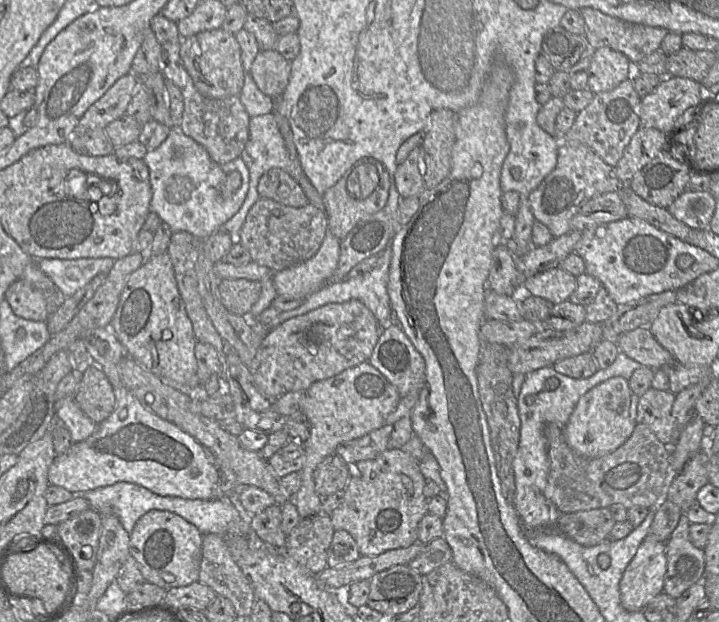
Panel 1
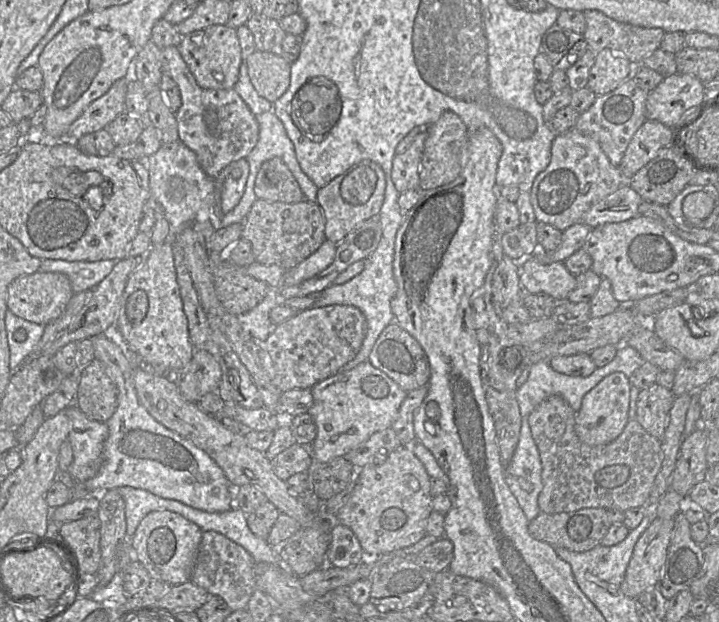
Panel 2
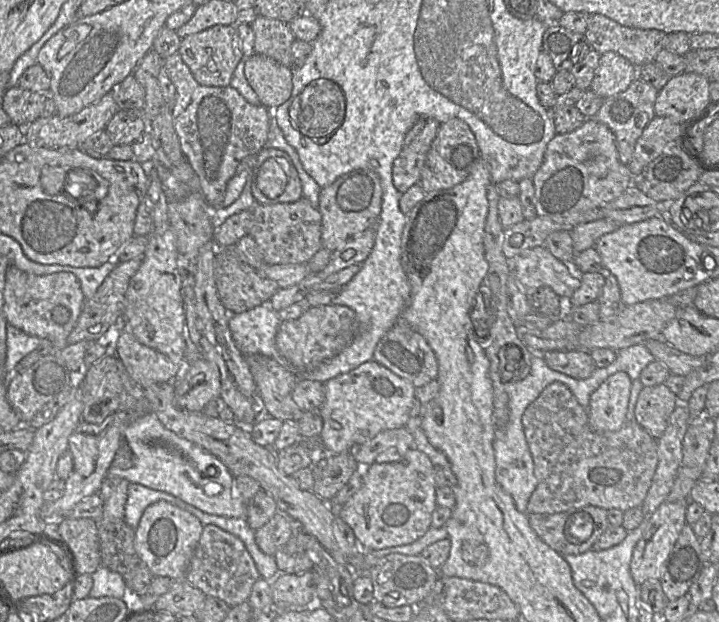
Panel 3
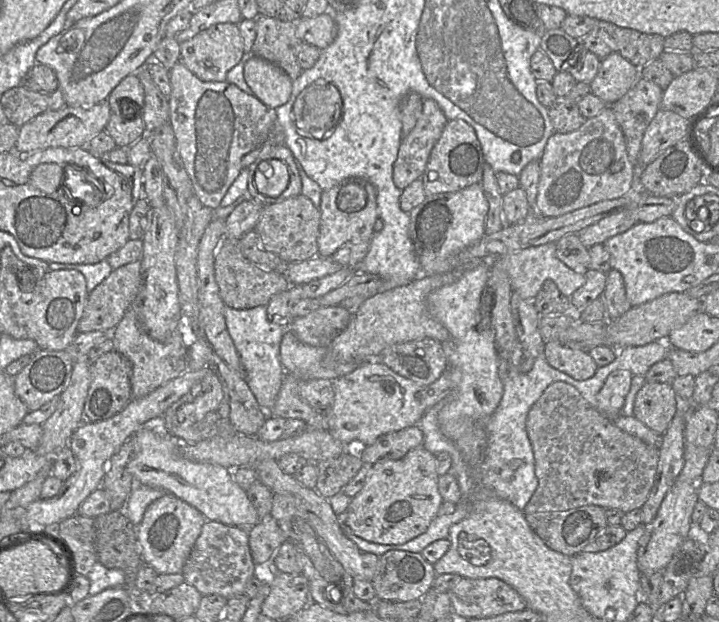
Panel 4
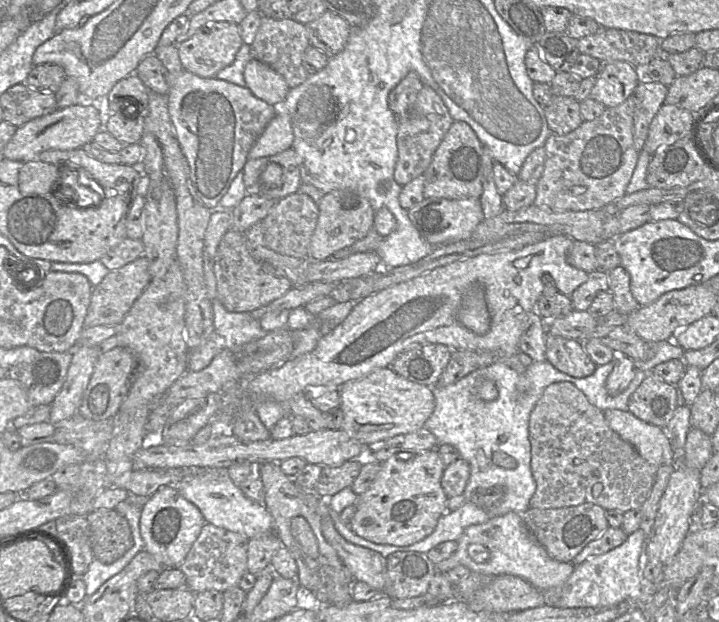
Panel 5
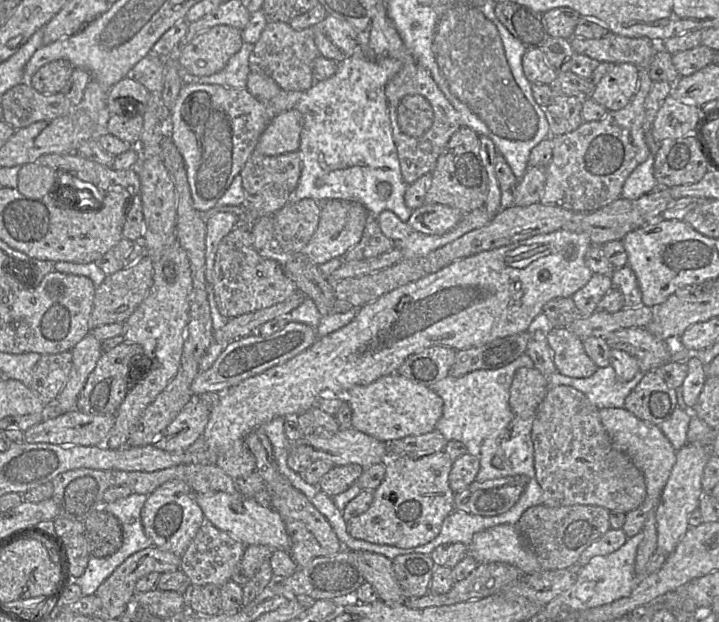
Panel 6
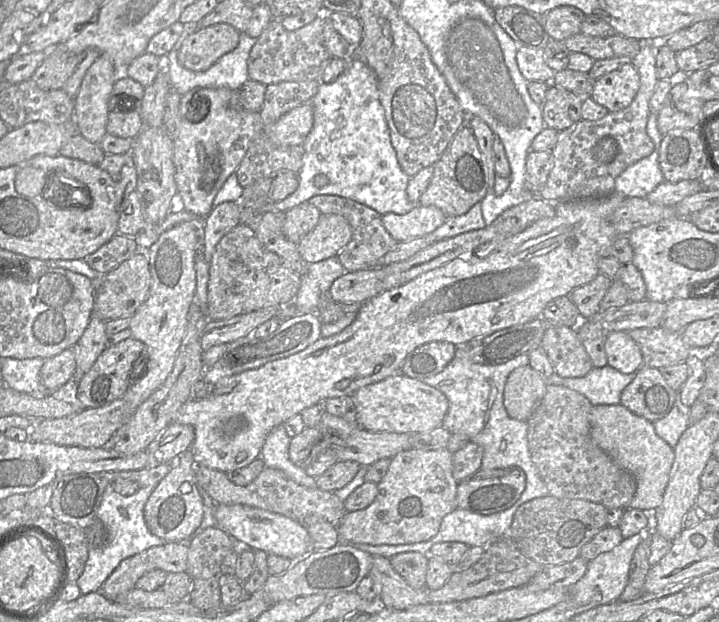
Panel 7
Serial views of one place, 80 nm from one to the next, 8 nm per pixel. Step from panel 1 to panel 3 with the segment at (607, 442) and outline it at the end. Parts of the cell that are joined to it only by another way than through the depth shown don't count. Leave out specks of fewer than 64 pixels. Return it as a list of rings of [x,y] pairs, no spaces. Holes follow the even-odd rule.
[[[616,372],[592,393],[587,413],[594,429],[617,431],[625,424],[632,381],[627,373]]]

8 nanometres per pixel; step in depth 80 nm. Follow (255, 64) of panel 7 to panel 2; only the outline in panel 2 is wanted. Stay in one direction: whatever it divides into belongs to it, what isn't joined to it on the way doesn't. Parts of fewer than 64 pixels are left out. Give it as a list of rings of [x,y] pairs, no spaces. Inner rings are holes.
[[[253,13],[246,26],[254,35],[256,50],[282,55],[282,41],[287,33],[277,20]]]

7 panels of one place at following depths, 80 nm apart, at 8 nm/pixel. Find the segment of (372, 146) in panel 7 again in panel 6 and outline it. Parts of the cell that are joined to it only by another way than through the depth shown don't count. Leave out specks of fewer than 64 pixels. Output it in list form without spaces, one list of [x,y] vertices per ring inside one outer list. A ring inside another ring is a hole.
[[[359,46],[352,56],[339,63],[332,77],[314,81],[312,87],[304,91],[295,105],[303,118],[298,150],[301,175],[287,203],[304,198],[318,202],[352,200],[361,203],[374,215],[390,210],[401,221],[408,221],[413,209],[404,202],[408,184],[401,175],[385,94],[387,83],[400,68],[401,63],[393,58],[367,59]],[[317,179],[323,179],[321,187],[316,186]],[[383,181],[391,185],[388,198],[381,198],[377,193],[377,184]]]

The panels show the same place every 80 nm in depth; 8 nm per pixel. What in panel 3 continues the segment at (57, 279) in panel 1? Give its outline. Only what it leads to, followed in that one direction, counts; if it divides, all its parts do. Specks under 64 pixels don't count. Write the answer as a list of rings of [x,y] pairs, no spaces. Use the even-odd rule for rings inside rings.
[[[113,260],[99,267],[72,267],[70,265],[48,264],[45,265],[45,274],[55,272],[71,272],[79,280],[85,299],[91,298],[105,278],[116,267]]]

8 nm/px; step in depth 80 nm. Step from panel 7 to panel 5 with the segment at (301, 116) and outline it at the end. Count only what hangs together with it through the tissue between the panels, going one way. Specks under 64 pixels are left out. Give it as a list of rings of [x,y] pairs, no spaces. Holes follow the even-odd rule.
[[[278,113],[267,125],[248,153],[248,159],[258,159],[279,154],[292,149],[294,132],[290,117],[286,113]]]

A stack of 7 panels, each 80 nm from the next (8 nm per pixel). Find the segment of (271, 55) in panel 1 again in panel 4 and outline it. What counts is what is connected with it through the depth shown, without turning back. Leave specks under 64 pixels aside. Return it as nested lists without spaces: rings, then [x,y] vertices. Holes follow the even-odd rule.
[[[251,56],[244,66],[244,79],[253,94],[265,105],[278,108],[289,100],[292,80],[275,64]]]

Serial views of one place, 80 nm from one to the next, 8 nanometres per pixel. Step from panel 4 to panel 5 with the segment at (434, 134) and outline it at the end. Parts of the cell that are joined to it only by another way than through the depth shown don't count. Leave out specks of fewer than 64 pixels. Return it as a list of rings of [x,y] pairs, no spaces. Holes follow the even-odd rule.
[[[428,85],[422,87],[415,102],[403,114],[396,116],[398,158],[394,170],[394,180],[405,186],[426,171],[433,155],[454,122],[441,97]]]

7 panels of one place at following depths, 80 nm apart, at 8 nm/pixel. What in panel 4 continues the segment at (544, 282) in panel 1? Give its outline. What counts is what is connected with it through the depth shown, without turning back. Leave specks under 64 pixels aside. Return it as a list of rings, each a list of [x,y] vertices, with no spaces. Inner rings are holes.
[[[554,242],[529,247],[505,256],[490,258],[488,264],[490,265],[496,259],[502,262],[503,268],[509,276],[512,292],[518,293],[522,299],[527,301],[532,301],[536,297],[546,280],[552,280],[567,298],[570,298],[586,281],[585,273],[569,268],[558,259],[556,243]]]

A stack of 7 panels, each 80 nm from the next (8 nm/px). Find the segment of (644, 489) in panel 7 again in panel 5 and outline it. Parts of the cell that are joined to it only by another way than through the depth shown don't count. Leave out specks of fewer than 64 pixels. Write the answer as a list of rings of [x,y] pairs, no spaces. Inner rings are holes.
[[[611,409],[603,411],[603,413],[609,427],[623,440],[630,443],[650,464],[659,468],[664,464],[677,463],[677,454],[673,448],[671,439],[664,429],[638,419],[628,410]]]

